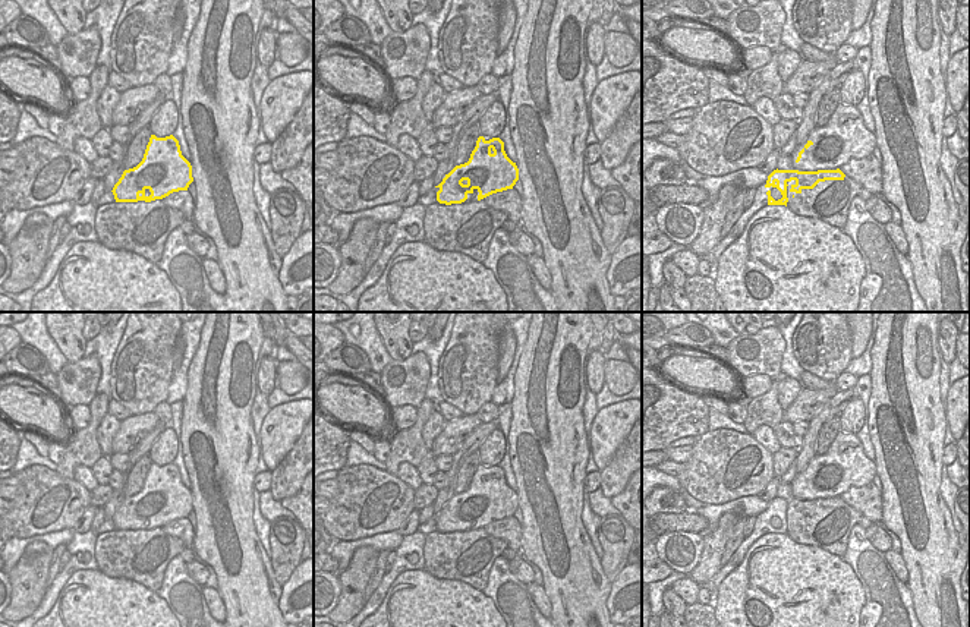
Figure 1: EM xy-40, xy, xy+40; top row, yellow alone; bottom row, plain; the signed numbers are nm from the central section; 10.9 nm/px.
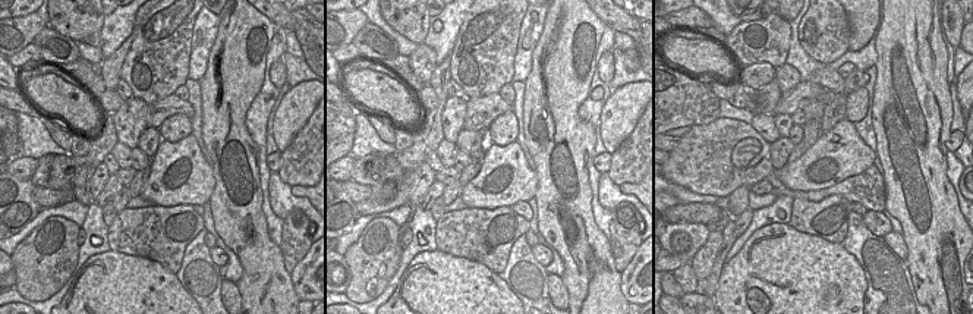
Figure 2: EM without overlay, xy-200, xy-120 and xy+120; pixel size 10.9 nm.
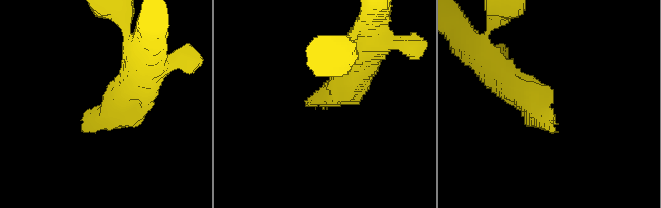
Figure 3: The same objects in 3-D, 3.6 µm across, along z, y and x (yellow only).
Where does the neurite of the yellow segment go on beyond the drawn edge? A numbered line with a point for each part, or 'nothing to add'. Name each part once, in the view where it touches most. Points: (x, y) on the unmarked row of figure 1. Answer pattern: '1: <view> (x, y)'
1: xy+40 (831, 478).

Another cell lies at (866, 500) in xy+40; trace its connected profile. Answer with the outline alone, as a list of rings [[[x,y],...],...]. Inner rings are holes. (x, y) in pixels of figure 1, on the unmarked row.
[[[875,476],[869,486],[851,488],[840,497],[845,505],[859,511],[870,523],[882,519],[881,483]]]

